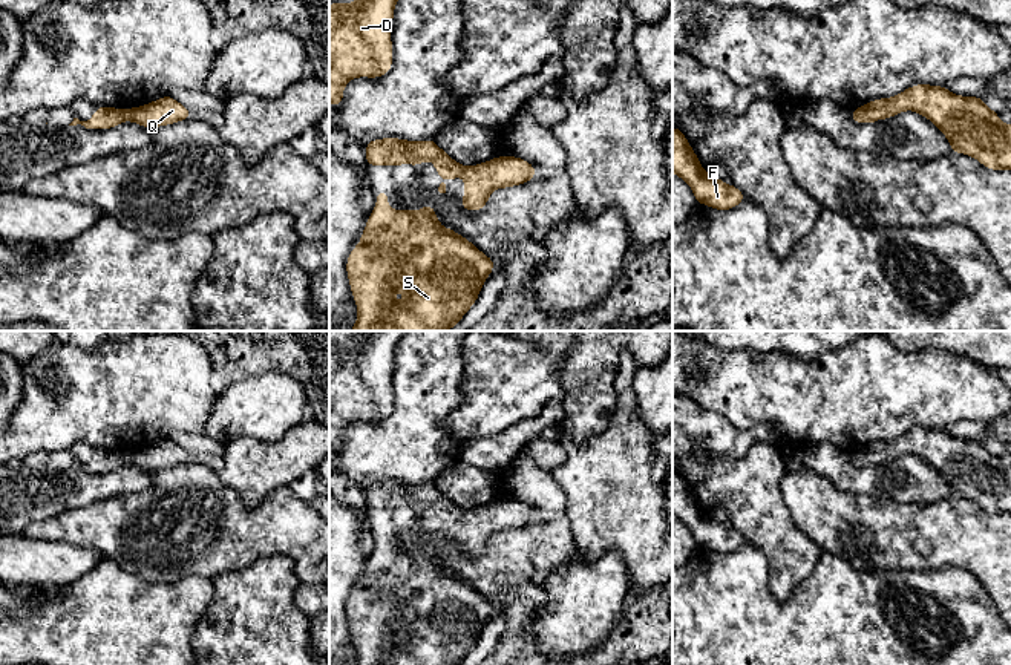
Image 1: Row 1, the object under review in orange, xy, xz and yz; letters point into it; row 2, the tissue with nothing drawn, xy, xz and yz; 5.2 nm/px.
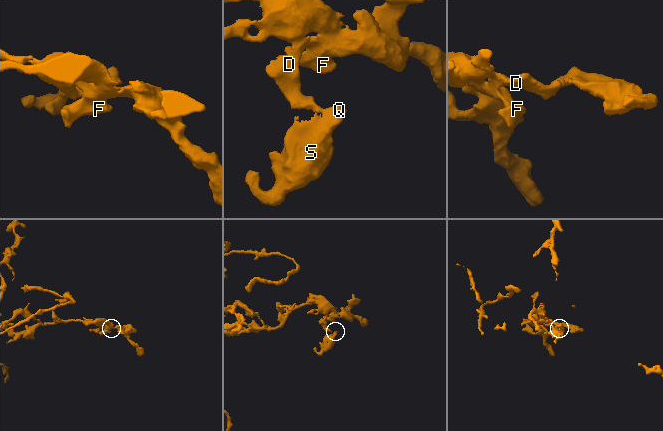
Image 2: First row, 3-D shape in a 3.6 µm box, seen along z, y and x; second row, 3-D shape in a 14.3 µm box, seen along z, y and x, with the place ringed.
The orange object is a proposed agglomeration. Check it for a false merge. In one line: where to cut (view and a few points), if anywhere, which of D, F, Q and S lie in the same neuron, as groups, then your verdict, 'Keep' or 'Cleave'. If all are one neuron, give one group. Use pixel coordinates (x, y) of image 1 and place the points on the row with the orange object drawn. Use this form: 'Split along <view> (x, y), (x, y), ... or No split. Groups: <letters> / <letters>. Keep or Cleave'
No split. Groups: D F Q S. Keep

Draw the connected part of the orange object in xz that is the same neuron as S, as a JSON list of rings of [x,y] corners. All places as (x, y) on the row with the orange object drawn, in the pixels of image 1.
[[[388,192],[375,193],[377,204],[366,227],[346,260],[346,274],[357,305],[357,320],[351,331],[449,331],[460,325],[463,316],[475,305],[483,283],[496,267],[469,239],[438,222],[430,204],[418,211],[392,210],[386,204]]]

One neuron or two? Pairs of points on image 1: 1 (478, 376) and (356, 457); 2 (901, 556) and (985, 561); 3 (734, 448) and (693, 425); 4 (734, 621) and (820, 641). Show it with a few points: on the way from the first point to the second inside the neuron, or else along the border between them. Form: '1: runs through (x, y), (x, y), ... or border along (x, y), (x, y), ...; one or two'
1: border along (461, 350), (461, 402), (444, 419); two
2: runs through (922, 553), (964, 553); one
3: runs through (723, 438), (703, 431); one
4: runs through (755, 641), (798, 641); one

